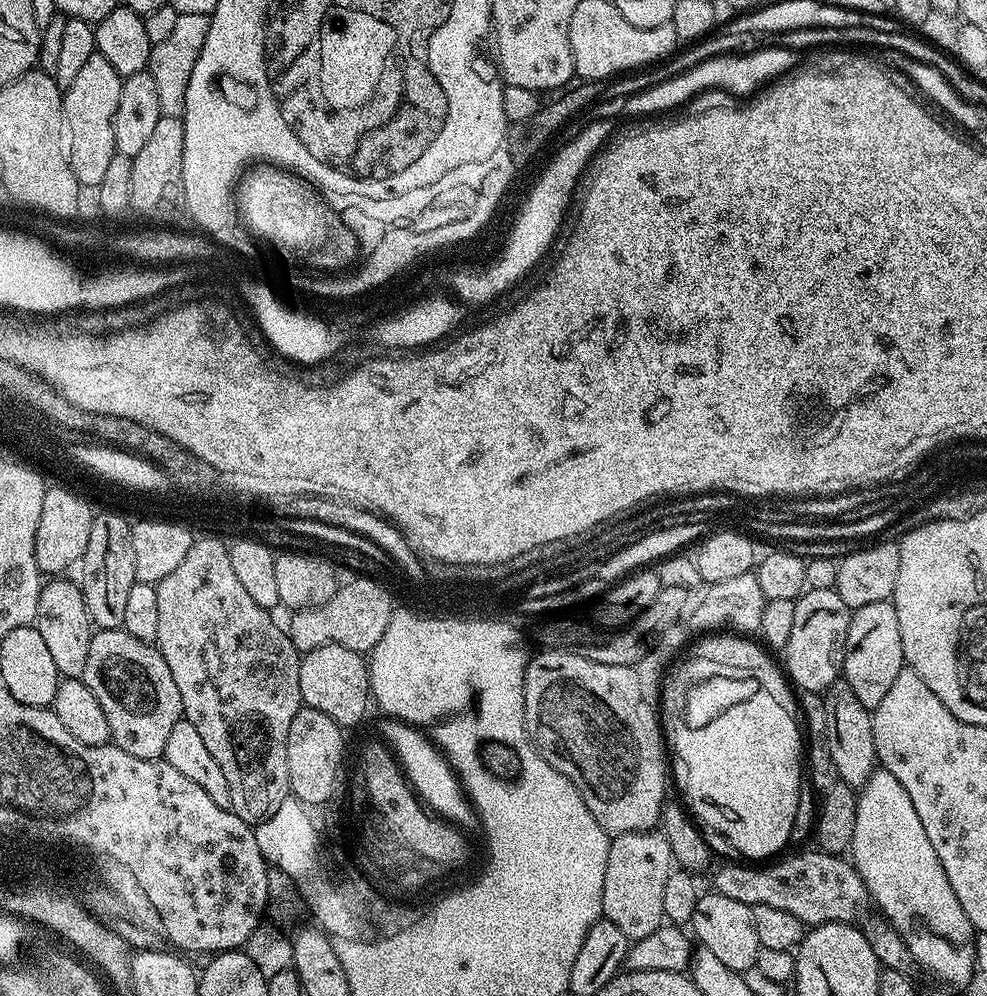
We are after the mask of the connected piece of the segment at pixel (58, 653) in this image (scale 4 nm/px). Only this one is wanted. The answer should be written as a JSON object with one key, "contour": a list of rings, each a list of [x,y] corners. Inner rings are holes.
{"contour":[[[52,578],[43,585],[38,598],[38,610],[34,627],[42,634],[42,642],[50,649],[56,671],[64,678],[83,677],[86,670],[86,654],[94,635],[94,625],[88,616],[84,595],[80,593],[79,583],[72,584],[68,578]]]}

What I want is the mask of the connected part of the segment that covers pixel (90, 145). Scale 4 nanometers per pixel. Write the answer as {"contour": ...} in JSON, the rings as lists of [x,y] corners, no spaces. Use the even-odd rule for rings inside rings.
{"contour":[[[99,54],[92,56],[83,64],[82,70],[70,82],[68,88],[63,89],[62,99],[64,101],[64,130],[66,133],[66,151],[68,153],[68,165],[74,174],[74,178],[85,189],[95,190],[99,188],[102,177],[106,174],[106,169],[110,166],[110,158],[118,155],[116,143],[114,142],[114,114],[118,110],[118,96],[122,94],[124,81]]]}

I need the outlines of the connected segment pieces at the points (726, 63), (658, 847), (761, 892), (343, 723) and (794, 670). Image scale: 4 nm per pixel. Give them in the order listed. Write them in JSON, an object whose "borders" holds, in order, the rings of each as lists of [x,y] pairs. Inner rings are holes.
{"borders":[[[[768,48],[752,53],[749,58],[734,55],[723,54],[711,58],[696,65],[690,71],[675,76],[674,79],[668,79],[642,92],[631,93],[630,98],[626,102],[628,115],[635,116],[640,111],[640,102],[646,102],[646,100],[650,104],[654,102],[656,104],[654,108],[662,112],[664,110],[677,109],[691,101],[694,97],[697,97],[700,93],[709,90],[719,90],[718,88],[738,96],[745,95],[744,97],[747,97],[753,95],[767,82],[773,81],[785,72],[795,69],[800,62],[797,52],[790,48]]],[[[656,830],[613,835],[608,846],[602,886],[603,919],[614,922],[632,942],[657,932],[666,920],[662,897],[665,896],[666,878],[673,870],[674,861],[667,835]]],[[[823,850],[815,851],[800,852],[797,856],[785,855],[780,858],[785,858],[785,860],[777,859],[775,862],[765,863],[763,866],[753,866],[748,862],[740,862],[744,864],[724,864],[713,874],[711,887],[718,894],[726,894],[726,898],[734,898],[738,902],[757,904],[758,906],[775,906],[778,910],[786,910],[786,914],[794,914],[794,918],[798,918],[806,926],[856,924],[860,922],[860,919],[868,912],[870,897],[868,887],[864,885],[864,879],[856,873],[855,864],[849,862],[840,854]]],[[[318,646],[314,650],[303,653],[300,658],[300,698],[307,707],[322,710],[341,729],[349,730],[368,712],[370,708],[370,668],[365,657],[354,650],[346,650],[346,646]]],[[[808,588],[795,601],[794,627],[790,642],[782,649],[786,676],[797,689],[804,692],[827,693],[836,680],[841,679],[846,654],[846,634],[850,630],[853,609],[835,590]]]]}

